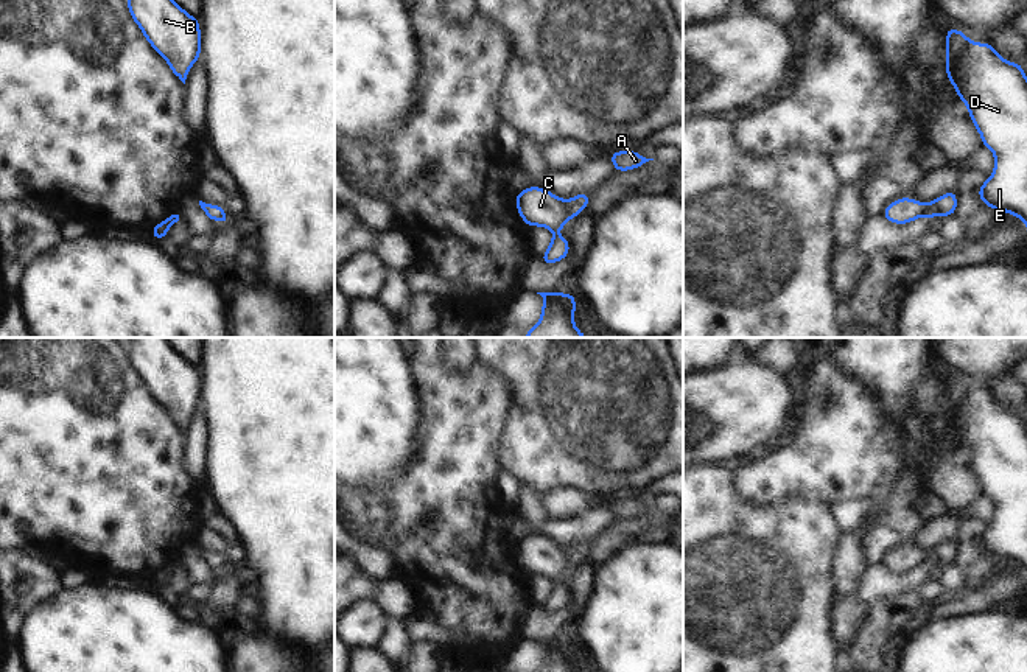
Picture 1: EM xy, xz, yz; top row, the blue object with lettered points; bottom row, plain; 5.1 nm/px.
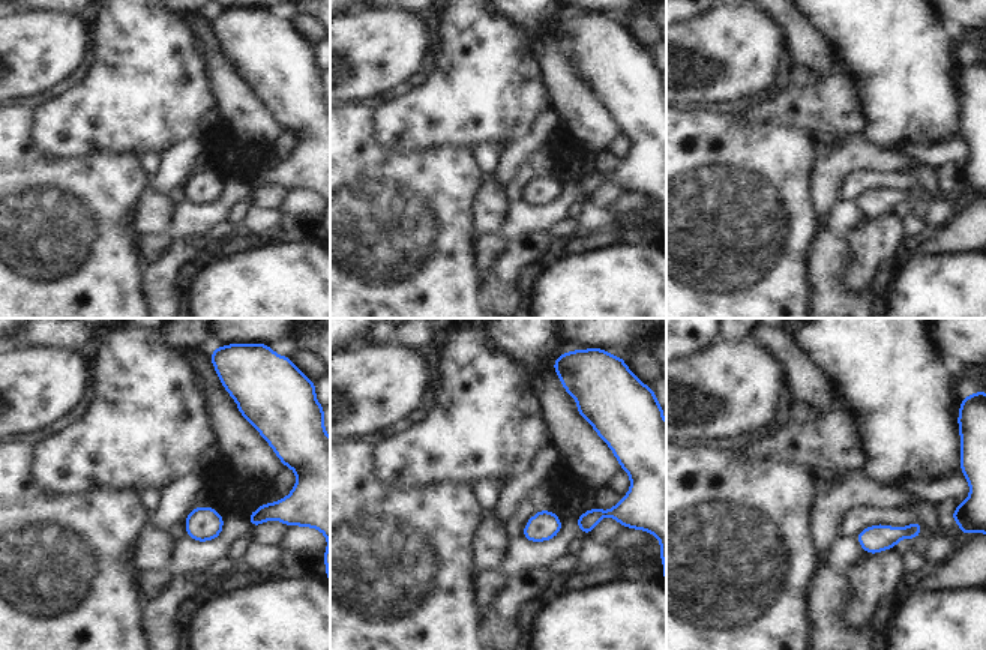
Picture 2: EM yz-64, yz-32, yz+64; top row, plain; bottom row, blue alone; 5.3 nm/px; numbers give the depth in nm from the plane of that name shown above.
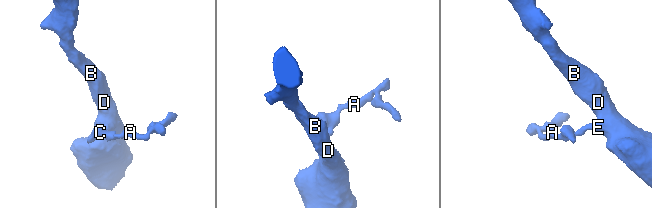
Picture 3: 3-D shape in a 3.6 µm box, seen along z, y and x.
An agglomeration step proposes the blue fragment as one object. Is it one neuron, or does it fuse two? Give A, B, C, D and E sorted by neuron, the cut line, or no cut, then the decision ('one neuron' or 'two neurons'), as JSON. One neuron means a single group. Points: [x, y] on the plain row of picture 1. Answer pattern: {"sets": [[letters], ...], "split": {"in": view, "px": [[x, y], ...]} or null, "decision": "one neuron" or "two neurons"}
{"sets": [["A", "B", "C", "D", "E"]], "split": null, "decision": "one neuron"}

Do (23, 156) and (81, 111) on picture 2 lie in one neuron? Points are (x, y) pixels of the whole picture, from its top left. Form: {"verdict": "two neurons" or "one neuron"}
{"verdict": "two neurons"}

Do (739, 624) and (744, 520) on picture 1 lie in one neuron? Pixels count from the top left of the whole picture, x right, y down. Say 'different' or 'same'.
same

